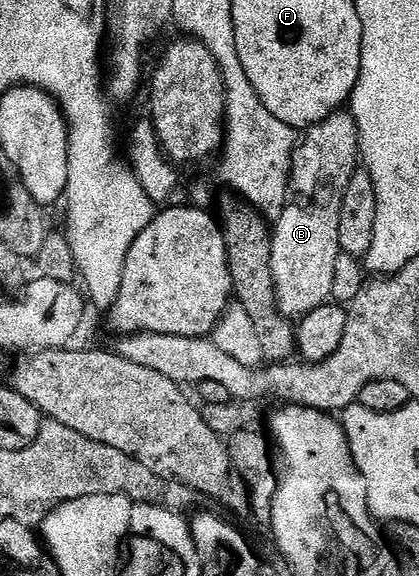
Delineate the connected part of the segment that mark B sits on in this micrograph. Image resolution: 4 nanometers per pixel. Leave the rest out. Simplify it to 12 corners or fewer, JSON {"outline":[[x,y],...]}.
{"outline":[[345,109],[300,136],[272,228],[277,308],[330,302],[359,170]]}

